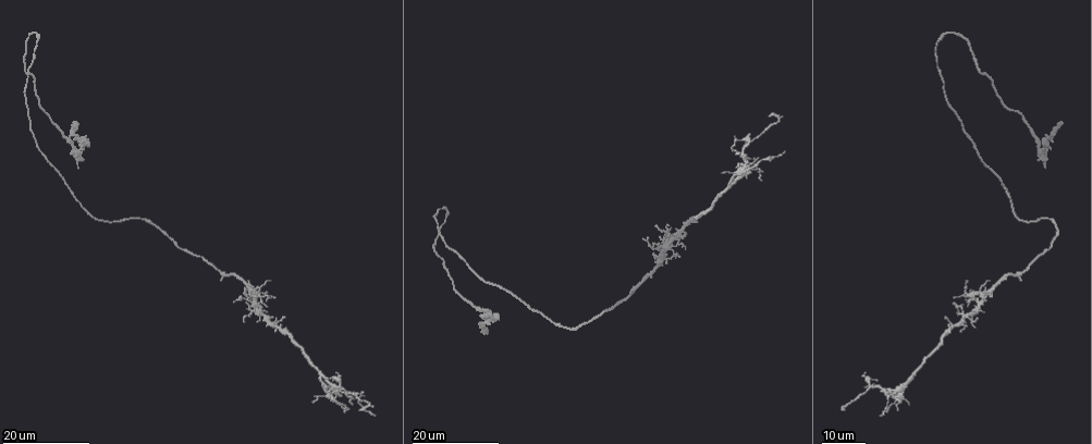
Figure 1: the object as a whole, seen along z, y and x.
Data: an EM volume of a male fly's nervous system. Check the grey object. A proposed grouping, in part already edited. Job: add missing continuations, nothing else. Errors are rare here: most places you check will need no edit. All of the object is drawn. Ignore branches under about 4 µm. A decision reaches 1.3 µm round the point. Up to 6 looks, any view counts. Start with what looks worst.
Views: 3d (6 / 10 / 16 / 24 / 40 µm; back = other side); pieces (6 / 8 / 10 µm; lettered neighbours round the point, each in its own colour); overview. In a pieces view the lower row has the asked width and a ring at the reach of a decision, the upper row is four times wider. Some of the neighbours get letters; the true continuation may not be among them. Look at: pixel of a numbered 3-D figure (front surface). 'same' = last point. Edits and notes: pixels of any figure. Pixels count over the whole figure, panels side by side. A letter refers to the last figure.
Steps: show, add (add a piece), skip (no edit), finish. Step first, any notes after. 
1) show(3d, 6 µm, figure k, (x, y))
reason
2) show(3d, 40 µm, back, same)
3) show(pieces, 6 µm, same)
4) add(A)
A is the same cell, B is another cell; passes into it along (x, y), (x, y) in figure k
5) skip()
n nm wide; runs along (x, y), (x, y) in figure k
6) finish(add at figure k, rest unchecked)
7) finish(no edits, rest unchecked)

show(3d, 16 µm, figure 1, (768, 115))
tapers out

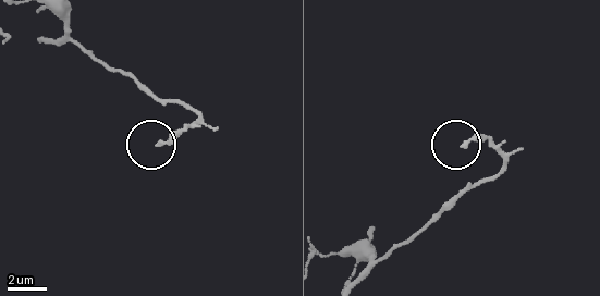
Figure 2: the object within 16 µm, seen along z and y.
show(pieces, 10 µm, figure 2, (160, 142))

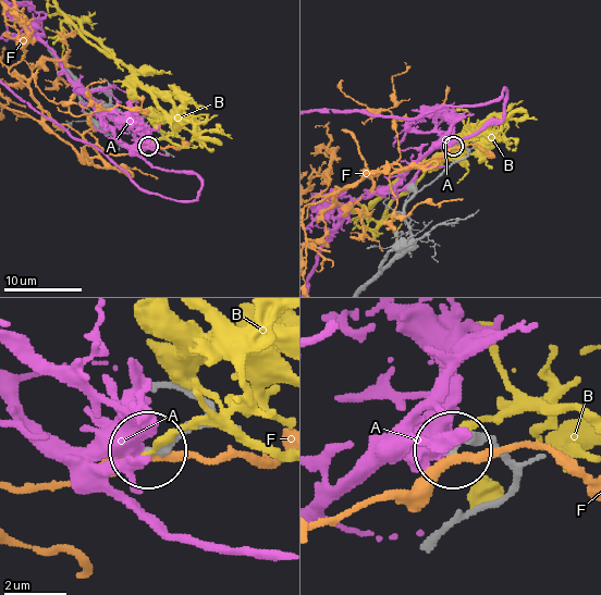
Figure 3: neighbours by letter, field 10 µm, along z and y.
skip()
200 nm wide; A, B and F are other cells; none of them fits

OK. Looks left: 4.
show(3d, 16 µm, figure 1, (76, 124))
end of a long branch

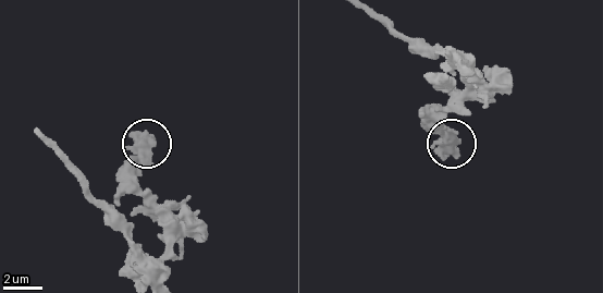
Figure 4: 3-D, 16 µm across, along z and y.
show(pieces, 8 µm, figure 4, (138, 134))

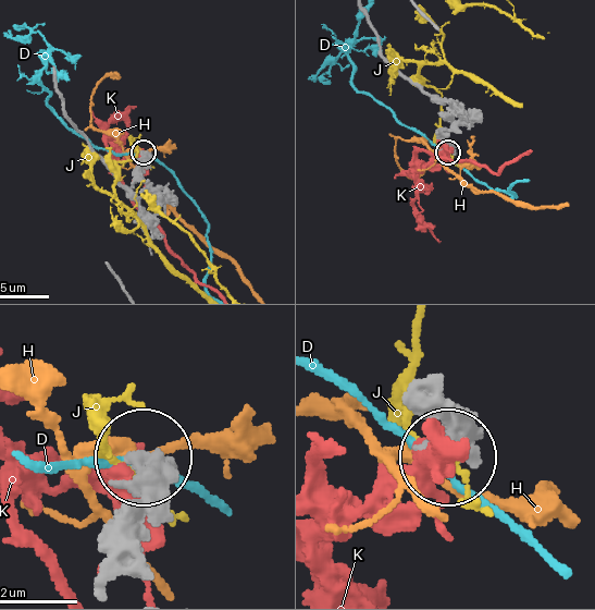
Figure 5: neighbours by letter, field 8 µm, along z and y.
skip()
D, H, J and K are other cells; none of them fits

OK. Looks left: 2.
show(3d, 16 µm, figure 1, (267, 298))
free end

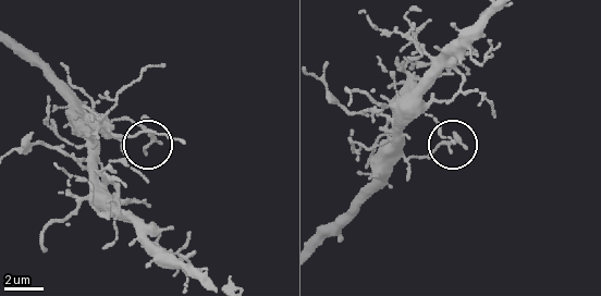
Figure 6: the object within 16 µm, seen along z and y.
show(pieces, 10 µm, figure 6, (145, 153))
see the neighbours

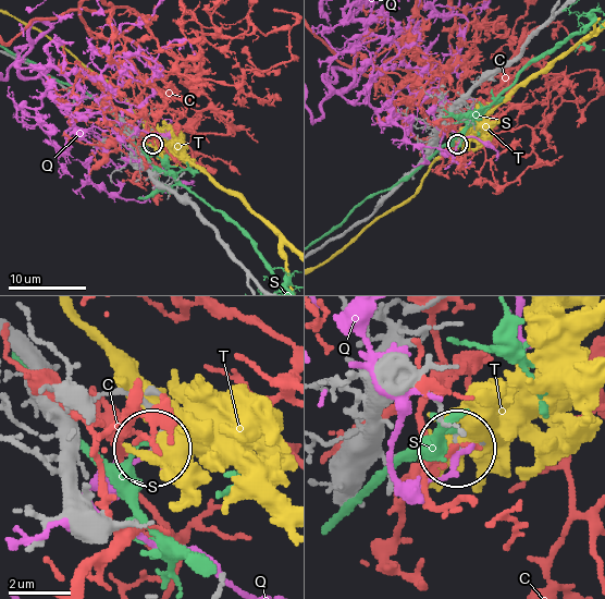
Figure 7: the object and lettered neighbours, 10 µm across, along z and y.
skip()
C, Q, S and T are other cells; none of them fits

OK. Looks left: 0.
finish(no edits, rest unchecked)

